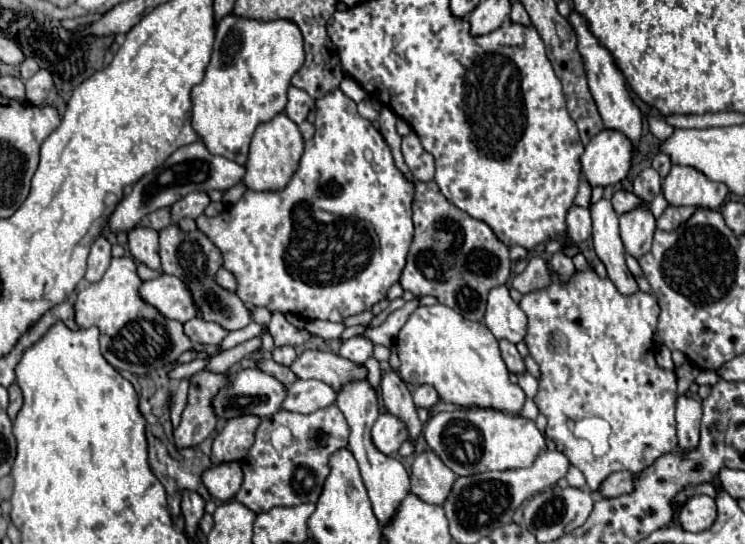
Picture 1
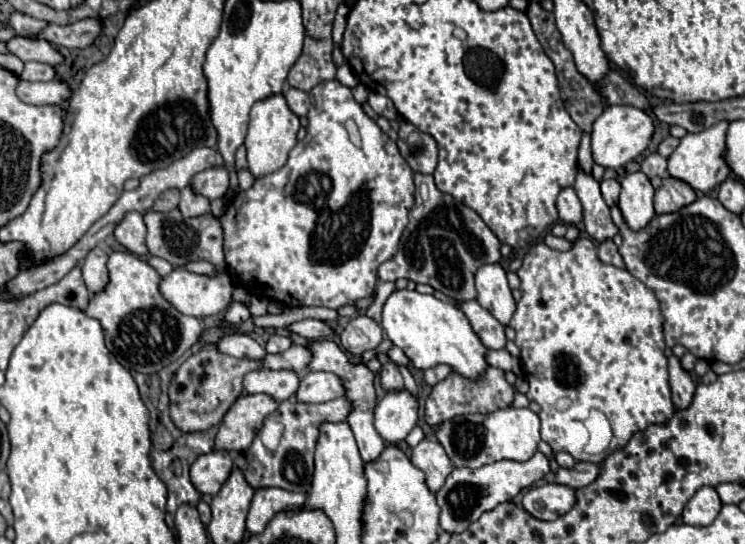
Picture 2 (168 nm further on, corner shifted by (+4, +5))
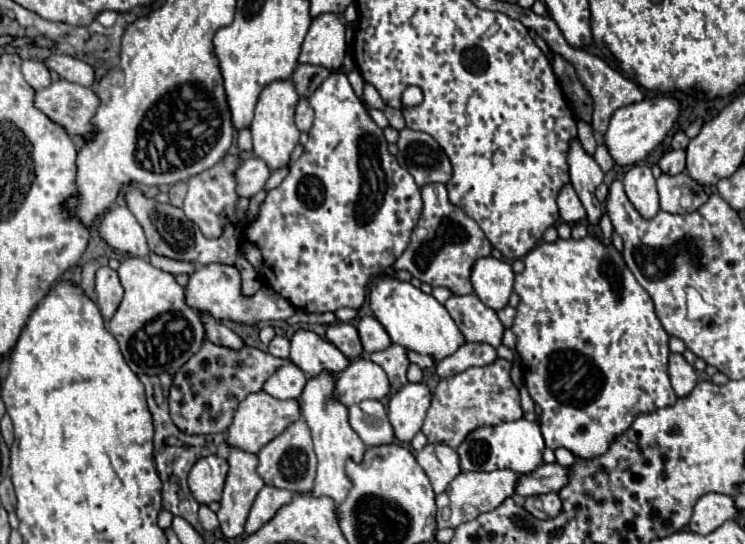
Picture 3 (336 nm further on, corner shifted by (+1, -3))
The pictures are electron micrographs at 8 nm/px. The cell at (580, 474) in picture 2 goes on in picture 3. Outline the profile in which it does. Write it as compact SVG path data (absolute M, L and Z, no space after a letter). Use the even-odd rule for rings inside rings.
M542 464L534 472L522 474L514 488L518 496L538 496L546 492L558 492L568 482L568 470L560 464Z

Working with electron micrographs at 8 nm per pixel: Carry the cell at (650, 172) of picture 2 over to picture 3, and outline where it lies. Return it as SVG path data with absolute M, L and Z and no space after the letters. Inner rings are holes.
M684 148L670 150L668 154L662 156L662 160L658 164L660 164L662 172L666 172L666 174L680 174L686 168L686 150Z

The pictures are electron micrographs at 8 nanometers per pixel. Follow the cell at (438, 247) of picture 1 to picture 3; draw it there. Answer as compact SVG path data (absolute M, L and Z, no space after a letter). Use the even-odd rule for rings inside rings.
M428 184L422 188L424 210L406 252L394 262L394 270L408 270L414 278L430 286L450 288L454 294L472 294L470 270L478 258L490 256L492 246L480 226L458 206L450 204L444 184Z

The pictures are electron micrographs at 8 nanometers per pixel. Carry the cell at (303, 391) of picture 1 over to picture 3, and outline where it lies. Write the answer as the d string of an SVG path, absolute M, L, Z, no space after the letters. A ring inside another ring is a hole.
M358 358L340 372L334 390L334 396L346 406L362 400L382 400L388 394L390 384L386 372L368 358Z

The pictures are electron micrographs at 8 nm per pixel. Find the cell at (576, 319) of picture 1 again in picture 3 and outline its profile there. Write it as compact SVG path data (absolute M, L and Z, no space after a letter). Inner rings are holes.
M588 234L588 236L580 238L580 240L574 240L574 238L562 240L562 238L558 238L552 244L540 242L536 248L532 248L524 256L524 264L526 264L526 268L520 274L516 274L516 282L514 282L514 292L520 296L520 302L516 306L516 318L514 318L512 332L518 338L516 350L520 354L520 362L522 362L524 382L528 386L528 392L530 392L532 400L542 408L542 414L540 414L542 424L540 424L540 428L542 428L544 442L546 442L546 446L550 450L556 450L556 448L564 446L570 452L574 452L574 456L578 456L578 458L600 456L600 454L604 454L608 450L610 442L618 434L622 434L622 432L626 432L626 428L630 428L636 414L654 412L656 408L664 408L664 406L670 406L670 404L676 402L678 396L676 396L676 392L674 392L674 388L670 384L670 378L668 378L668 356L670 356L668 334L662 328L660 320L656 318L654 304L652 304L648 292L636 282L634 274L630 272L630 268L622 260L622 254L612 244L604 244L594 234Z

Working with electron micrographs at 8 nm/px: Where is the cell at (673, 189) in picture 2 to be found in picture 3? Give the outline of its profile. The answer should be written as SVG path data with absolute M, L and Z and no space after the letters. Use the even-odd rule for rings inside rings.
M686 172L678 176L662 174L658 178L658 194L660 194L660 208L670 214L694 212L708 200L704 186L692 180Z

